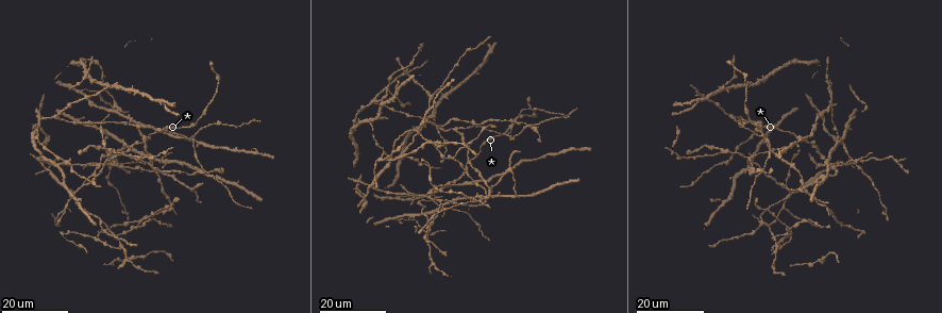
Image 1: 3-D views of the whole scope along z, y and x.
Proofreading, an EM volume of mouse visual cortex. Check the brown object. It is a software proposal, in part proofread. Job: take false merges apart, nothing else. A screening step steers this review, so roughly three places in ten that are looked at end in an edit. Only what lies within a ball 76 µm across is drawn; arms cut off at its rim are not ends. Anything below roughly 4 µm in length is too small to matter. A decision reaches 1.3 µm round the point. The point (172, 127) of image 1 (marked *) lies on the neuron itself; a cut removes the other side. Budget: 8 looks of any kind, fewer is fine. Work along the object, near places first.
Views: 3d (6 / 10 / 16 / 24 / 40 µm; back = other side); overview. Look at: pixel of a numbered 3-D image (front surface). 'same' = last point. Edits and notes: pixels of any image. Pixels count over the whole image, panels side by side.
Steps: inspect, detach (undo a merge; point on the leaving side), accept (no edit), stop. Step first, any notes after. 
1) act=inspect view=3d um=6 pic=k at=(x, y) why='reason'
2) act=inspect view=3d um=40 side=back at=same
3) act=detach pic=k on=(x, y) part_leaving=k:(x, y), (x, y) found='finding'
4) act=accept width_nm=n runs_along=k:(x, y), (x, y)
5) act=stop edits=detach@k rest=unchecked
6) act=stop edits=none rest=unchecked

act=inspect view=3d um=24 pic=1 at=(525, 124)

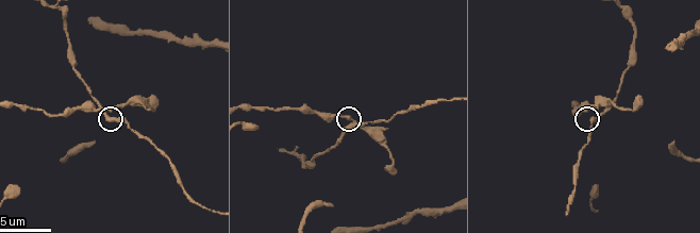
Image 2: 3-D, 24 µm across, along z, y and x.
act=inspect view=3d um=6 pic=2 at=(351, 126)

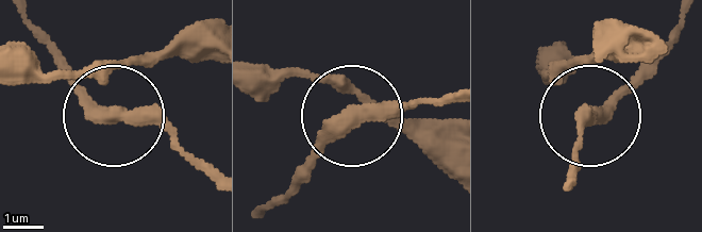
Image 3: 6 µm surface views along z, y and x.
act=accept width_nm=310 runs_along=3:(19, 14), (87, 95), (148, 119), (196, 156) found='one neuron here'

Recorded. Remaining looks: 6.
act=inspect view=3d um=16 pic=1 at=(786, 199) why='arms part here'

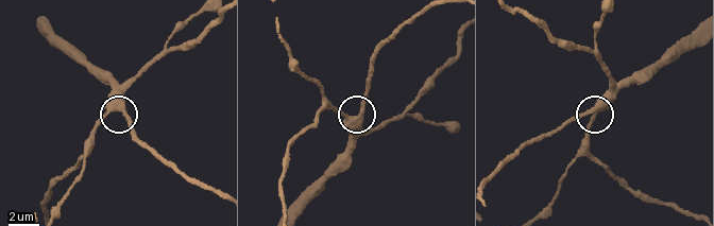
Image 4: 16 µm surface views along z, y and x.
act=inspect view=3d um=10 pic=4 at=(598, 110)

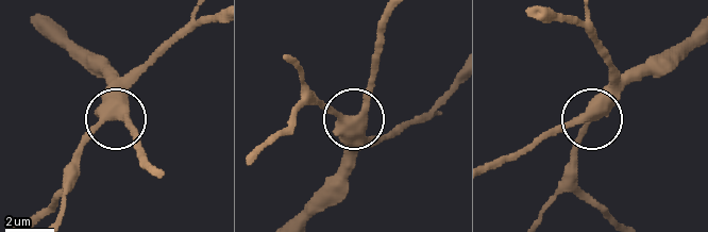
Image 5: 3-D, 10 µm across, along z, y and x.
act=accept side_arm_um=19 arms=3 found='one neuron here'

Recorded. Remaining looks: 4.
act=inspect view=3d um=24 pic=1 at=(695, 103) why='four arms meet'

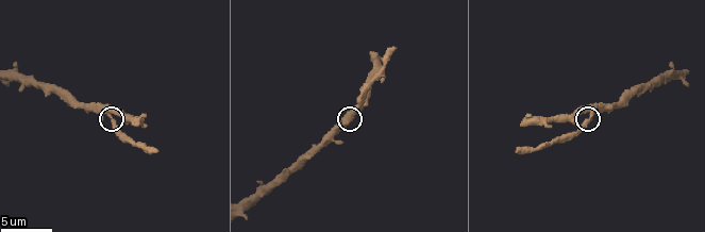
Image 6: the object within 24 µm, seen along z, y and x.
act=inspect view=3d um=6 pic=6 at=(592, 115) why='zoom in'

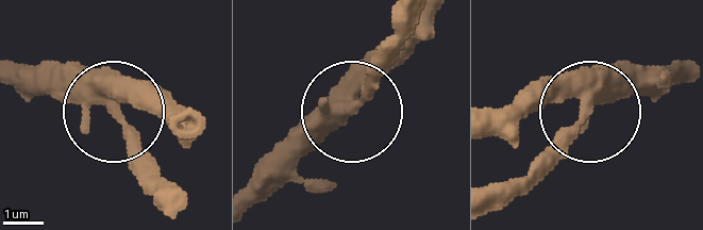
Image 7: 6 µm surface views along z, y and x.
act=accept width_nm=390 found='all the same neuron'

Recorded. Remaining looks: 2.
act=inspect view=3d um=10 pic=2 at=(296, 153) why='small branch off a trunk'

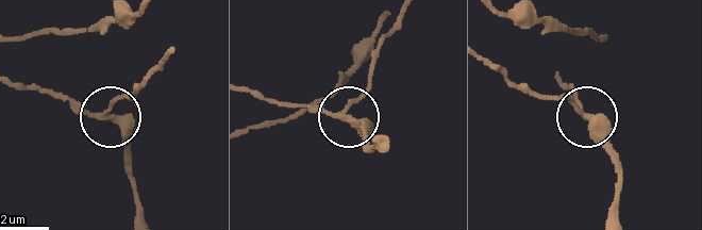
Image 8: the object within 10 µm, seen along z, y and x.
act=accept runs_along=8:(14, 38), (38, 85), (87, 110), (112, 116), (139, 89) found='all the same neuron'

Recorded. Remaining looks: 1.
act=stop edits=none rest=unchecked

